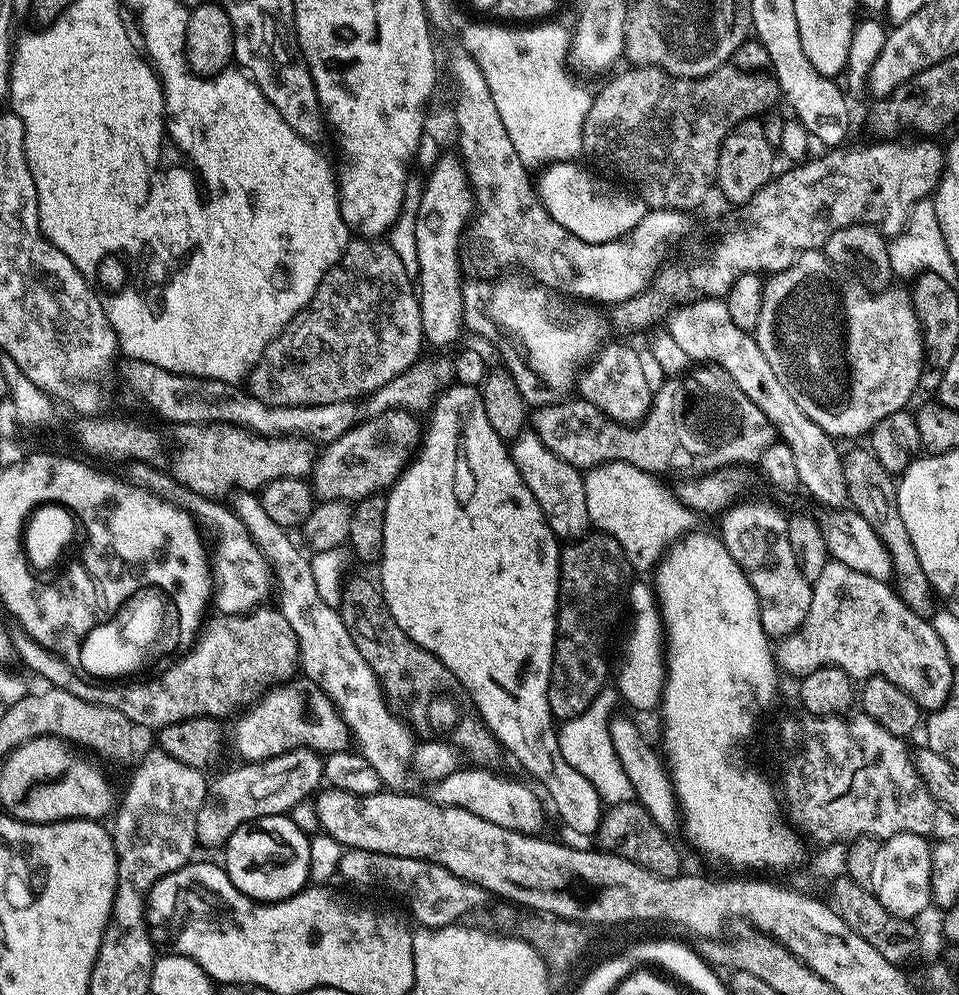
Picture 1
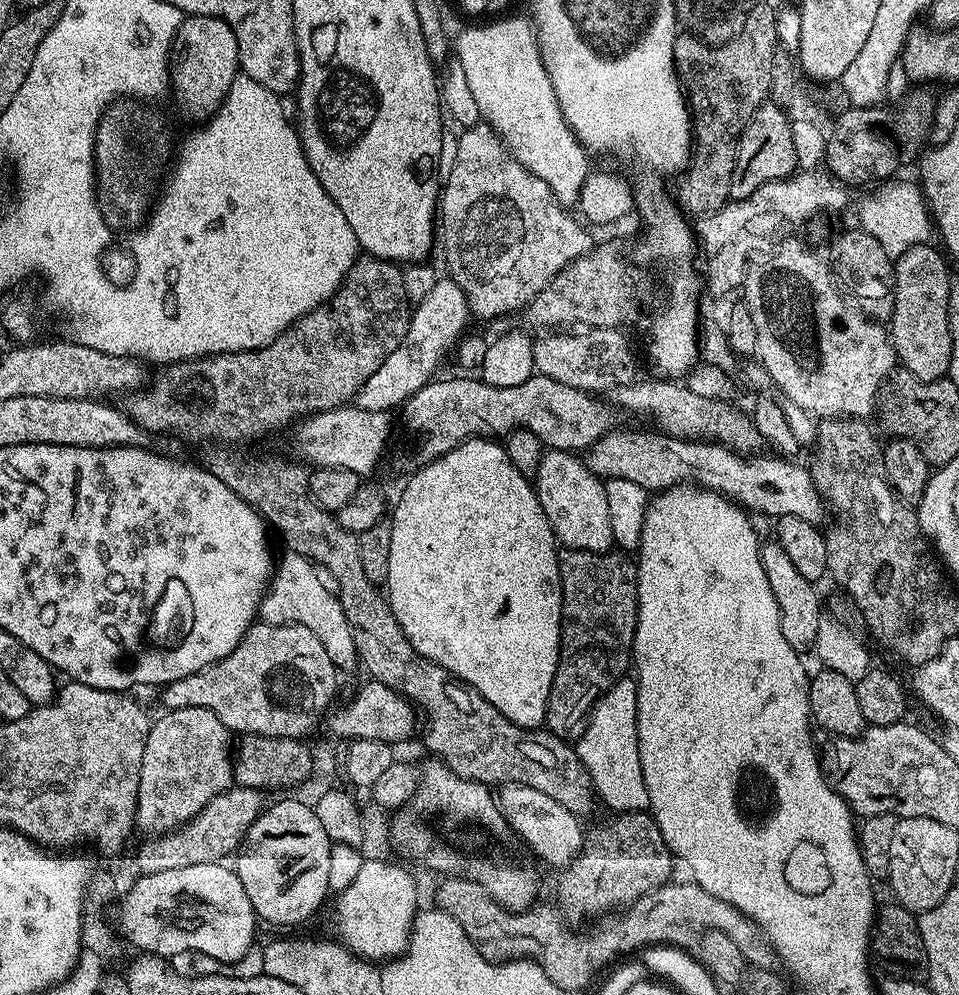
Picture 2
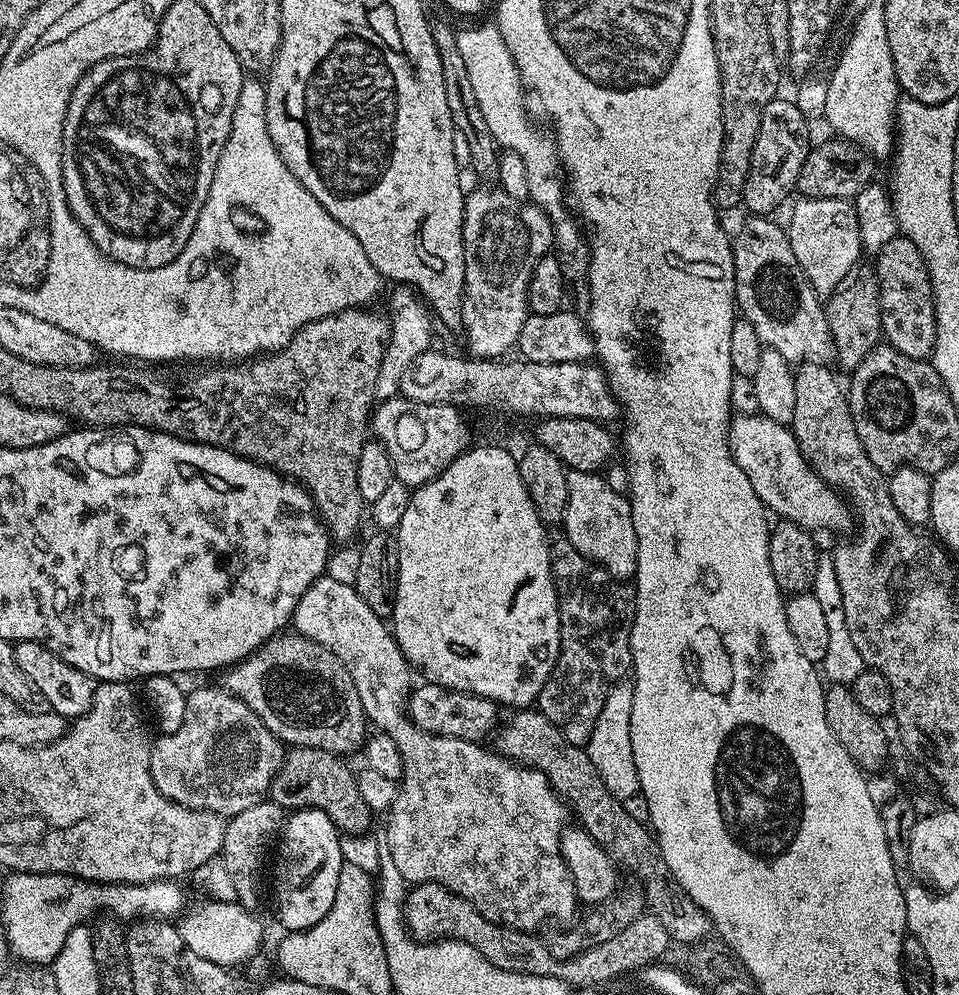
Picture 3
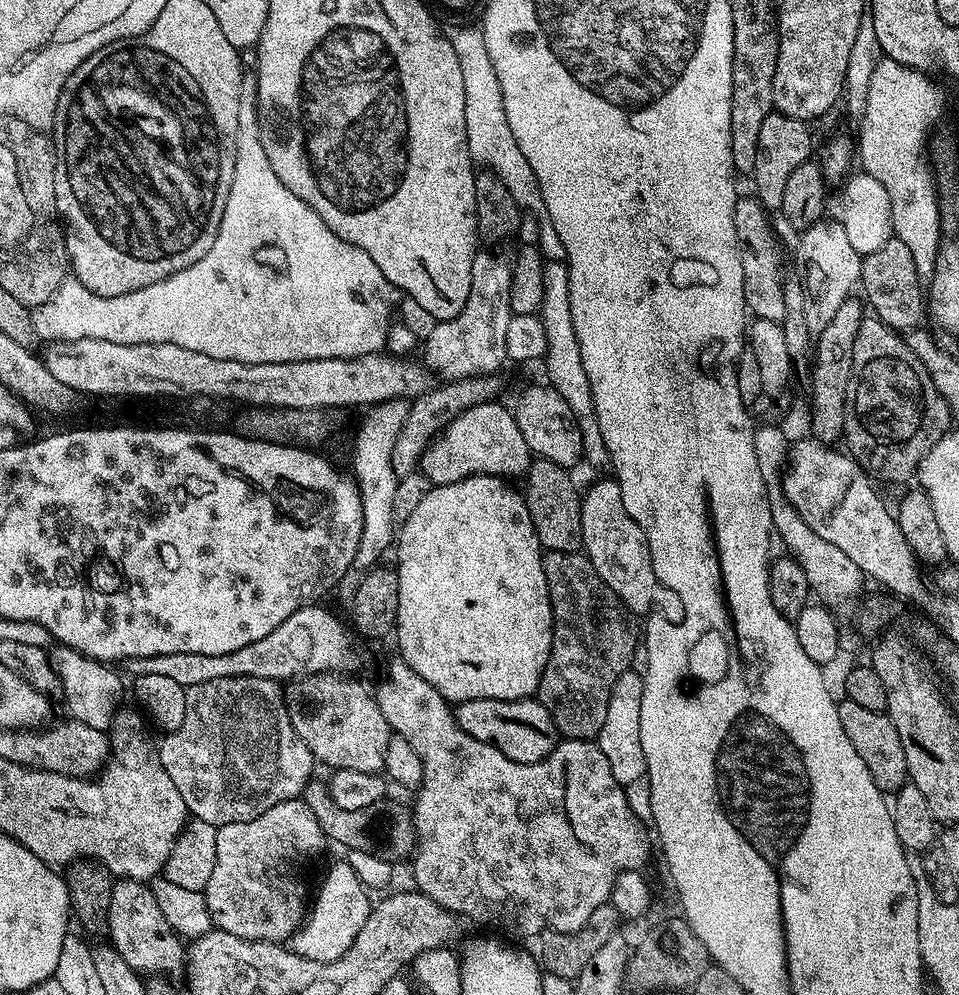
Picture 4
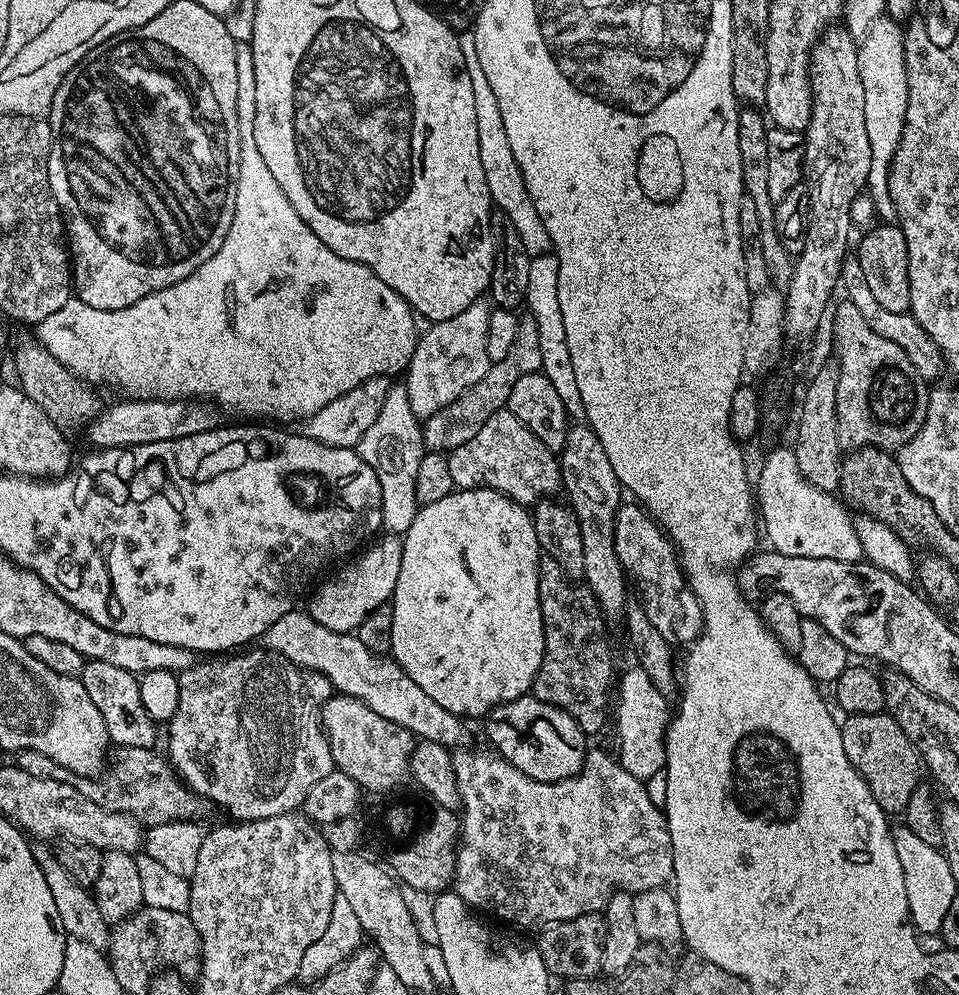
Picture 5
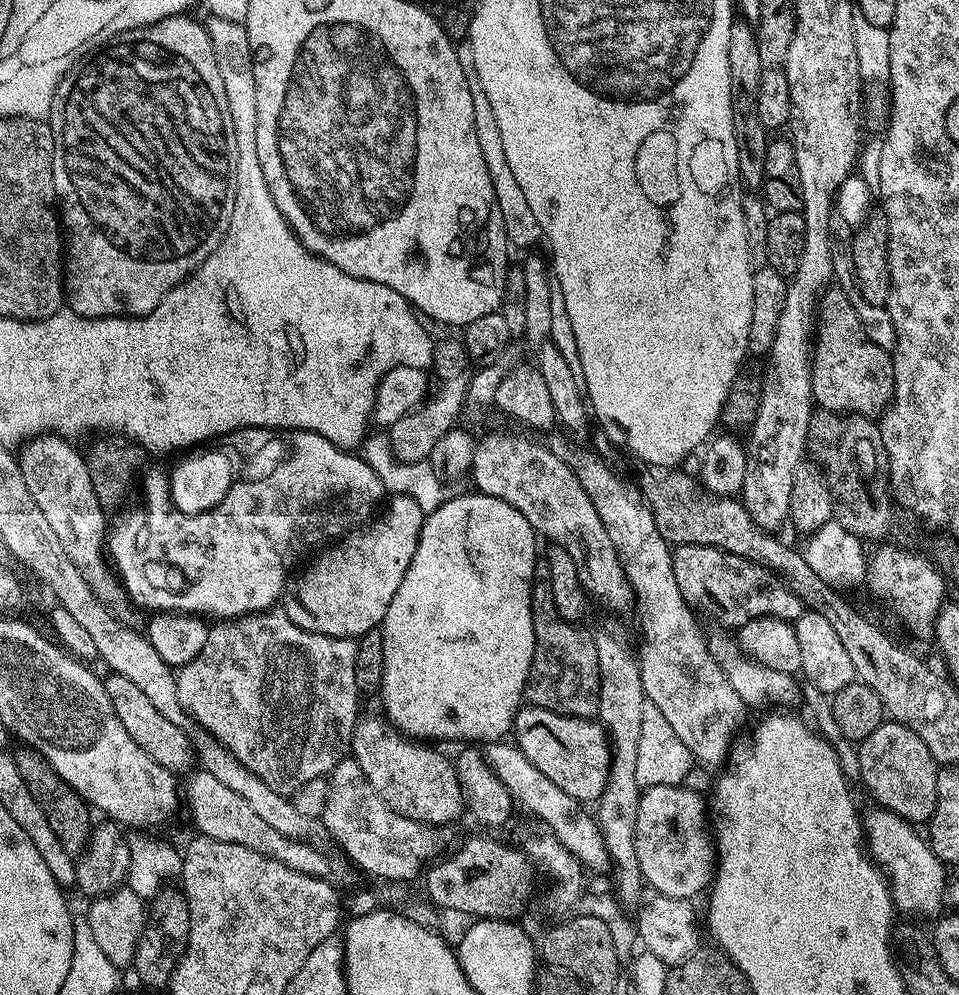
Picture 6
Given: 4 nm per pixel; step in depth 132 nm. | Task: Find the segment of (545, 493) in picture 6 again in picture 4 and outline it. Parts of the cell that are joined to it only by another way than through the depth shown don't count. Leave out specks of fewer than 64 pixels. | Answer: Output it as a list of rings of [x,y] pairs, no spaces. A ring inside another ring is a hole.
[[[489,402],[484,404],[478,404],[474,407],[465,410],[465,412],[461,412],[458,414],[453,421],[449,422],[449,424],[444,428],[442,432],[424,450],[423,454],[420,458],[419,463],[419,471],[424,473],[425,478],[429,480],[432,485],[437,484],[453,484],[454,482],[462,482],[466,478],[470,478],[471,476],[498,476],[501,478],[512,478],[508,476],[517,476],[517,478],[523,477],[525,473],[528,471],[528,467],[532,464],[534,457],[532,452],[526,446],[526,438],[522,438],[522,430],[518,430],[518,422],[516,421],[515,415],[511,411],[508,412],[506,409],[500,405],[500,402]]]

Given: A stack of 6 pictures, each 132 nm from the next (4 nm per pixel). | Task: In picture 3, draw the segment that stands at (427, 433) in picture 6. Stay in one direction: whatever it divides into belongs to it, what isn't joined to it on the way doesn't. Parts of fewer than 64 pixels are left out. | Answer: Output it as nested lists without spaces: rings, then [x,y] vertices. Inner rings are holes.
[[[480,186],[464,197],[464,221],[462,242],[466,258],[466,282],[464,283],[464,305],[462,306],[462,333],[468,343],[467,351],[476,358],[500,358],[520,343],[522,326],[530,311],[528,309],[528,287],[531,275],[543,256],[553,251],[550,218],[536,204],[515,200],[508,192],[496,186]]]

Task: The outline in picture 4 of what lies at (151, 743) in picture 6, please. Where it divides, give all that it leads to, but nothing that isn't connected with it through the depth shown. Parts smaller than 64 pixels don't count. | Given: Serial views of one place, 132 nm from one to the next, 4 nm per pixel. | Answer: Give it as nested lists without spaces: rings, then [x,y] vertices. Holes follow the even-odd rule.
[[[57,643],[48,652],[48,657],[54,666],[54,674],[58,674],[58,678],[62,682],[64,691],[62,700],[63,703],[68,703],[67,715],[86,726],[94,726],[94,730],[107,733],[122,704],[119,674],[111,672],[108,669],[111,667],[105,661],[84,656],[78,650],[68,648],[64,644]]]

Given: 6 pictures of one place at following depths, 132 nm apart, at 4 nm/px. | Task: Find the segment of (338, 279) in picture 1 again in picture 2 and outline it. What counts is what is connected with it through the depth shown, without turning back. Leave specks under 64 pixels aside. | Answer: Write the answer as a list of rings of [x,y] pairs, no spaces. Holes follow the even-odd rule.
[[[361,255],[346,274],[340,289],[314,311],[298,317],[274,342],[249,352],[217,352],[215,356],[181,360],[179,364],[161,367],[152,385],[150,380],[147,386],[123,397],[122,410],[149,434],[169,432],[188,444],[248,444],[279,428],[287,429],[315,412],[345,407],[366,378],[370,378],[370,374],[398,350],[402,338],[406,338],[413,305],[407,298],[402,276],[399,263]]]

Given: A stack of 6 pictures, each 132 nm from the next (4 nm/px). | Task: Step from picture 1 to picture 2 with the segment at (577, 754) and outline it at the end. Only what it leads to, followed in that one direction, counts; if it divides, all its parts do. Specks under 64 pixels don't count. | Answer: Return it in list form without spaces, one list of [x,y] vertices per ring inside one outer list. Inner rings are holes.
[[[635,679],[619,680],[592,708],[584,733],[574,747],[582,766],[592,779],[593,793],[613,813],[648,812],[650,794],[646,794],[646,778],[642,778],[642,762],[638,758],[638,690]]]

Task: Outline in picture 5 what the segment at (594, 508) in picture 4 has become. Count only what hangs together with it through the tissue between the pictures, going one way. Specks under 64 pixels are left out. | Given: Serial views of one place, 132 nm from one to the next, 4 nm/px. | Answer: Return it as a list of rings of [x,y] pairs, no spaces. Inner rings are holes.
[[[635,502],[621,503],[614,522],[614,550],[624,575],[640,591],[639,603],[648,621],[673,641],[689,644],[704,628],[701,603],[688,586],[675,545],[649,513]]]

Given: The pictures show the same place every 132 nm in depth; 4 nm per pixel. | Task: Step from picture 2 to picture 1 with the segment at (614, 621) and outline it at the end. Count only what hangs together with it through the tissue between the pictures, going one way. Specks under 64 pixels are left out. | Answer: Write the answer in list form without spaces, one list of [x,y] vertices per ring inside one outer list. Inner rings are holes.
[[[599,530],[589,531],[587,534],[565,543],[560,549],[560,600],[556,604],[556,641],[554,642],[554,654],[552,655],[552,673],[550,674],[550,686],[548,687],[548,701],[550,702],[550,710],[553,717],[557,721],[563,722],[570,718],[582,714],[582,710],[586,710],[586,706],[590,706],[590,702],[599,692],[604,691],[606,681],[610,676],[610,664],[608,668],[608,635],[612,632],[612,627],[616,624],[616,619],[620,616],[620,603],[623,605],[626,600],[626,593],[630,588],[629,562],[622,546],[619,545],[610,534]]]

